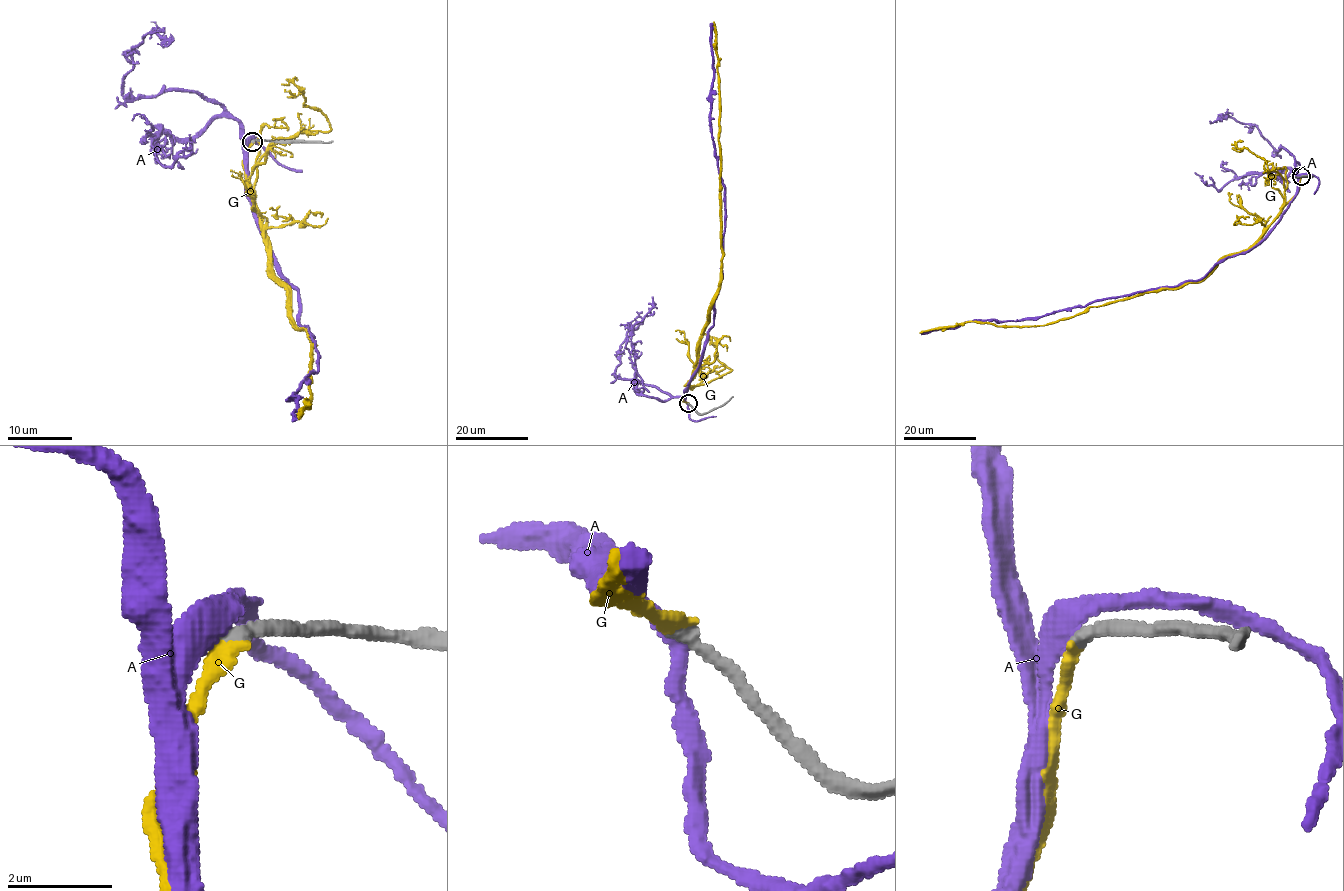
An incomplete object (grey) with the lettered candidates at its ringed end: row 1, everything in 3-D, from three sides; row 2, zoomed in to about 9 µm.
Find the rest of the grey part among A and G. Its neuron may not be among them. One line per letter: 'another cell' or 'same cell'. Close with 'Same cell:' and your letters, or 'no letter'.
A: another cell
G: same cell
Same cell: G

